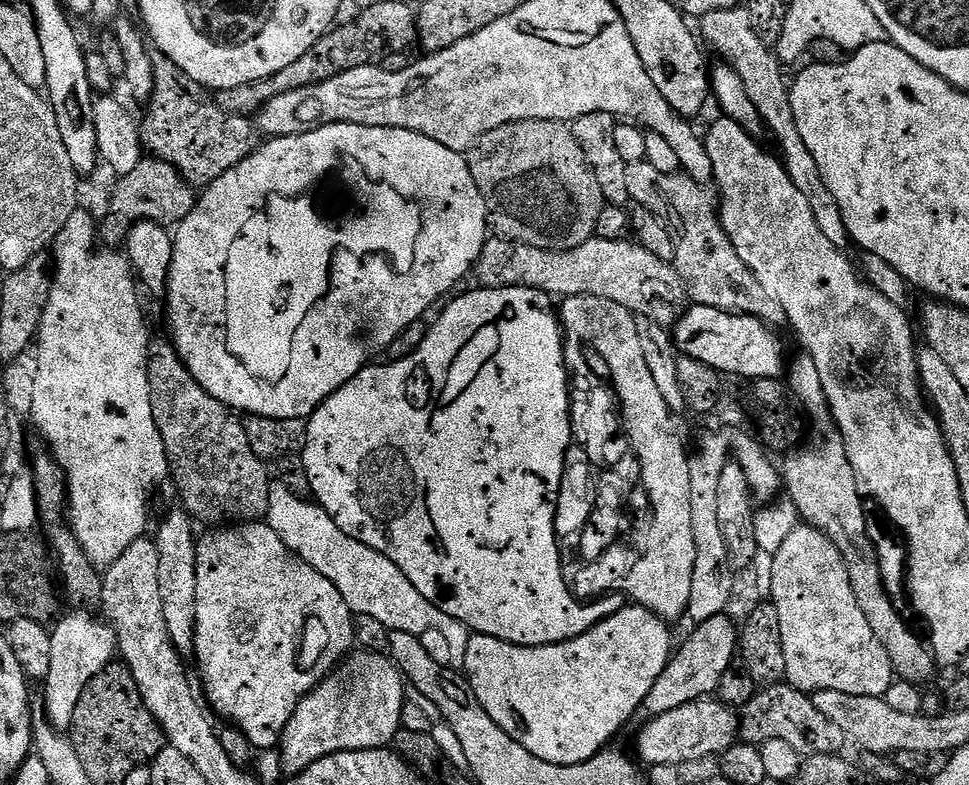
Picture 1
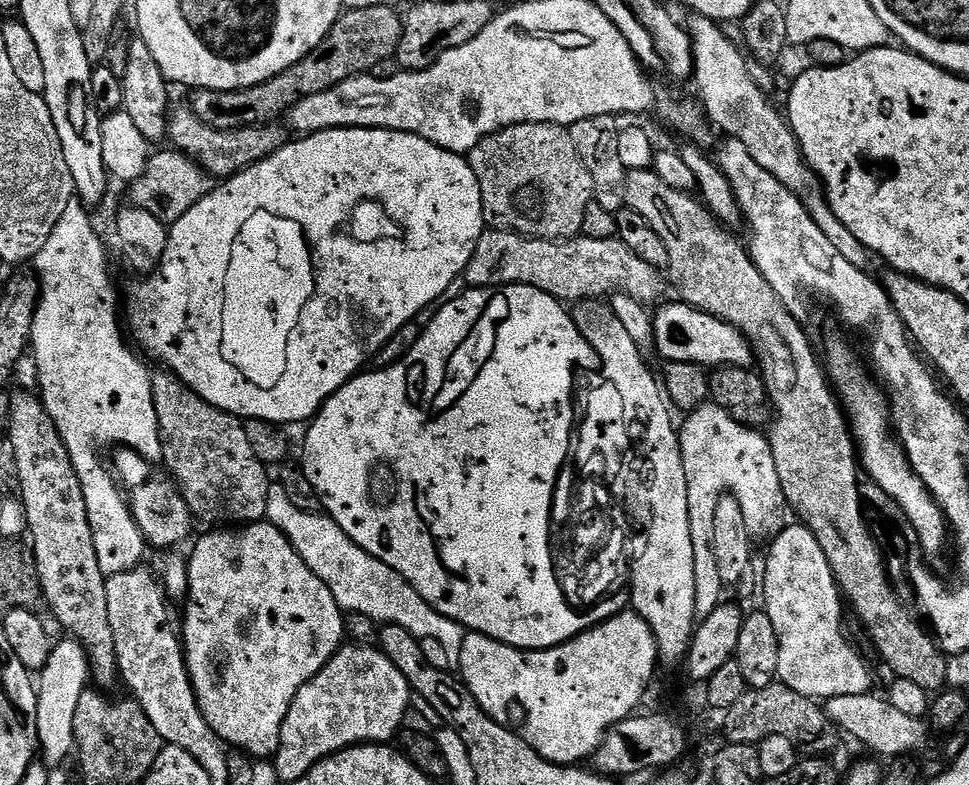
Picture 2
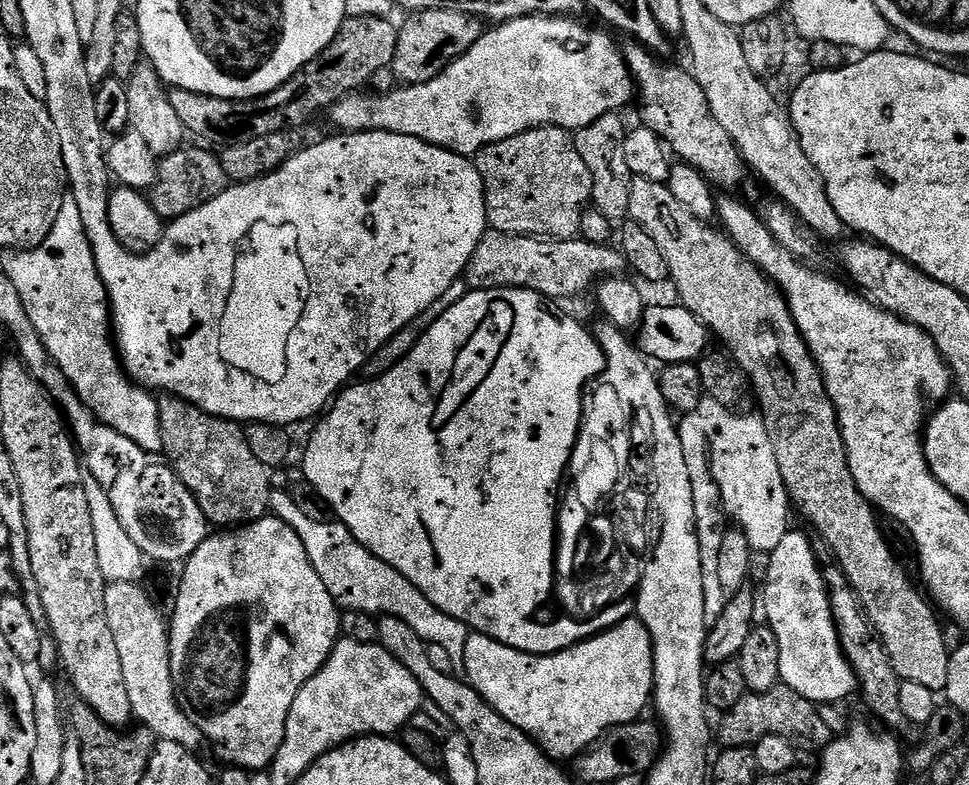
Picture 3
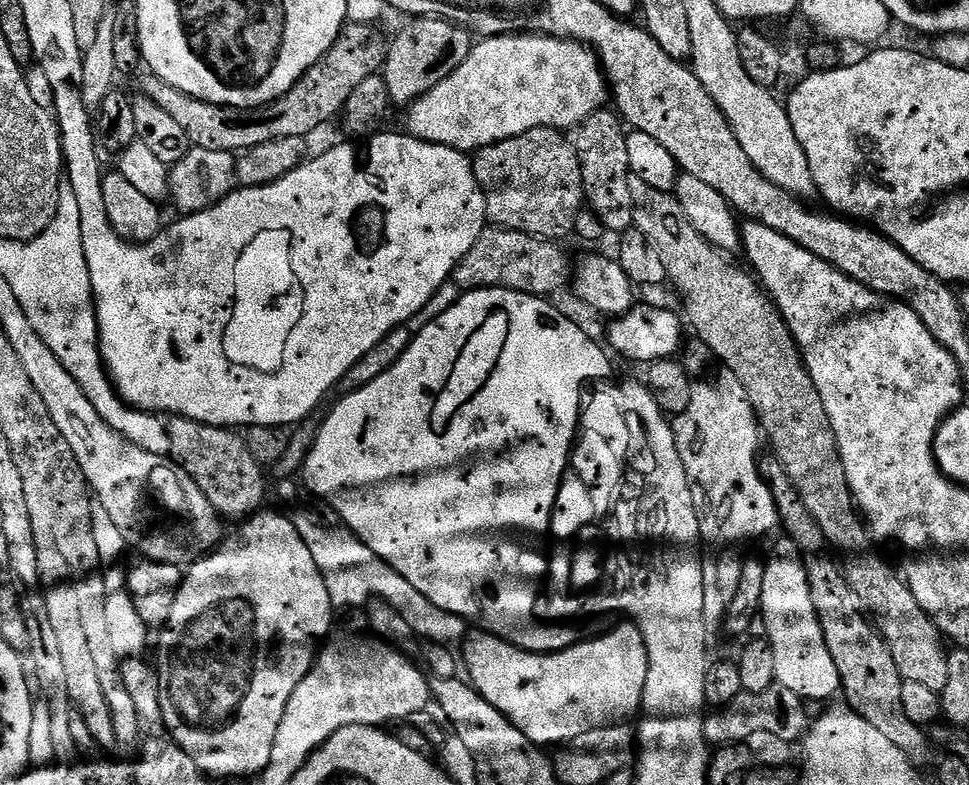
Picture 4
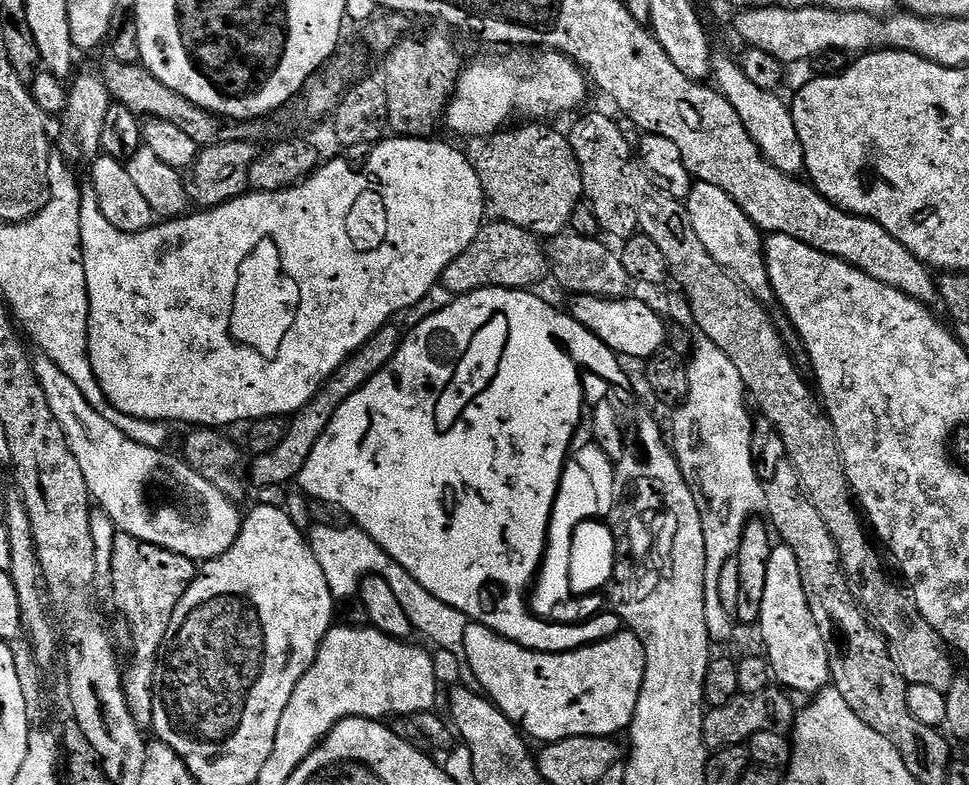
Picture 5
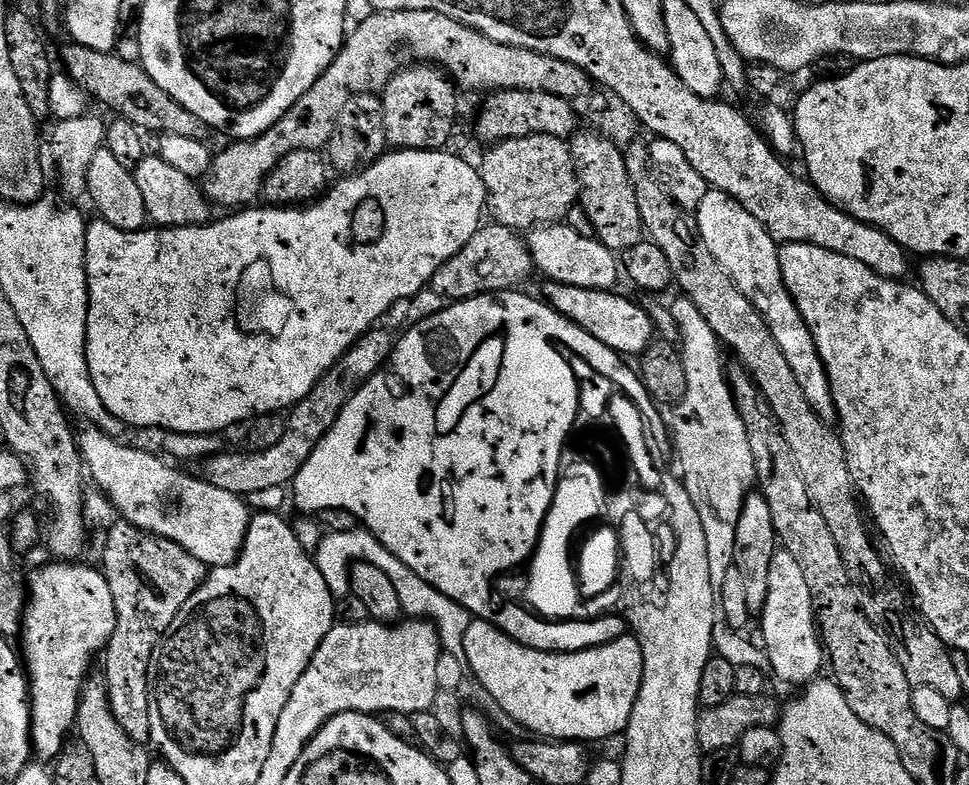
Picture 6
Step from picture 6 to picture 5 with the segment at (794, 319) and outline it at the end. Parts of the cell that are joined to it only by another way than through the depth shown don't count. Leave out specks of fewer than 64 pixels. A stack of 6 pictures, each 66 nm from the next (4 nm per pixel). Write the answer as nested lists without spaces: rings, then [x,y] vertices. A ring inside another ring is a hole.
[[[696,182],[693,183],[686,203],[688,221],[692,223],[694,234],[698,234],[698,242],[706,246],[710,258],[721,264],[754,299],[771,301],[774,295],[764,257],[765,237],[756,223],[741,210],[738,202],[734,202],[726,190],[710,186],[710,182]]]

